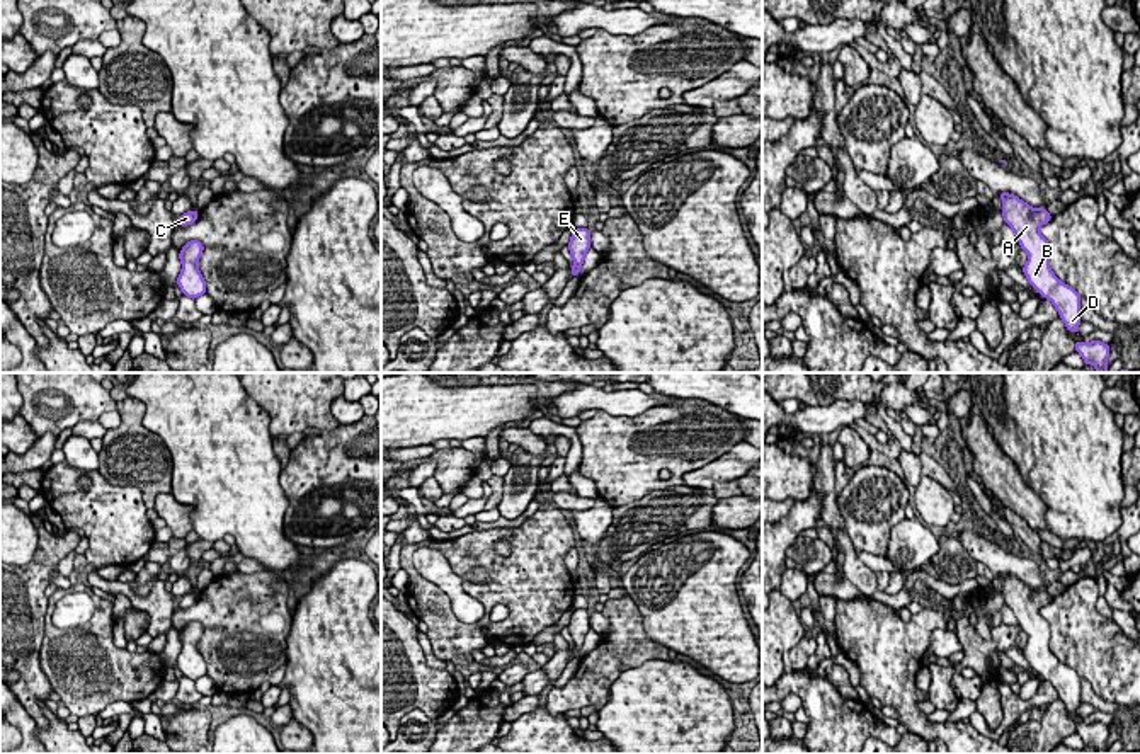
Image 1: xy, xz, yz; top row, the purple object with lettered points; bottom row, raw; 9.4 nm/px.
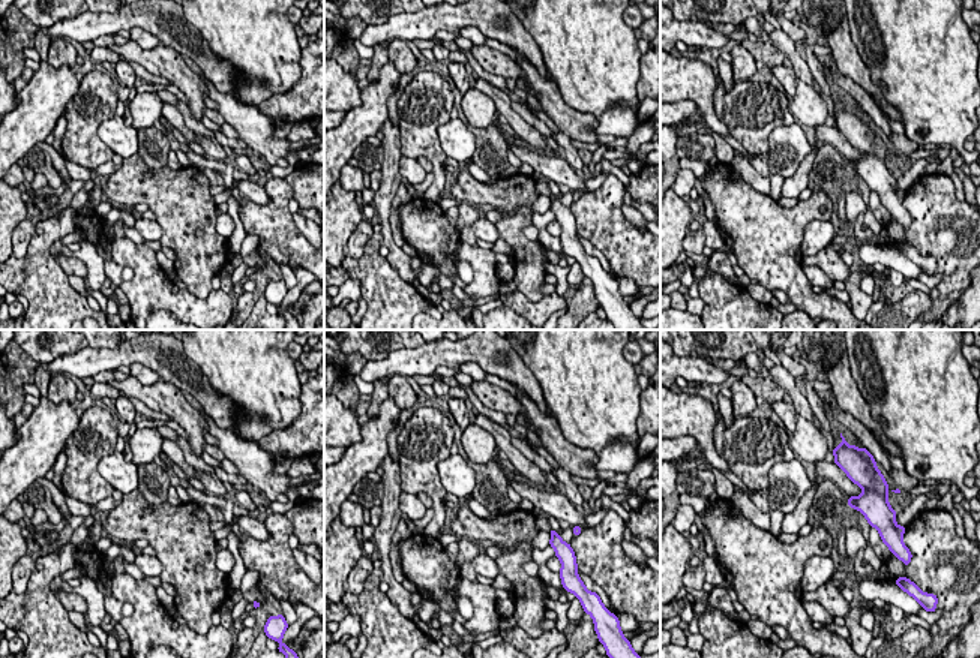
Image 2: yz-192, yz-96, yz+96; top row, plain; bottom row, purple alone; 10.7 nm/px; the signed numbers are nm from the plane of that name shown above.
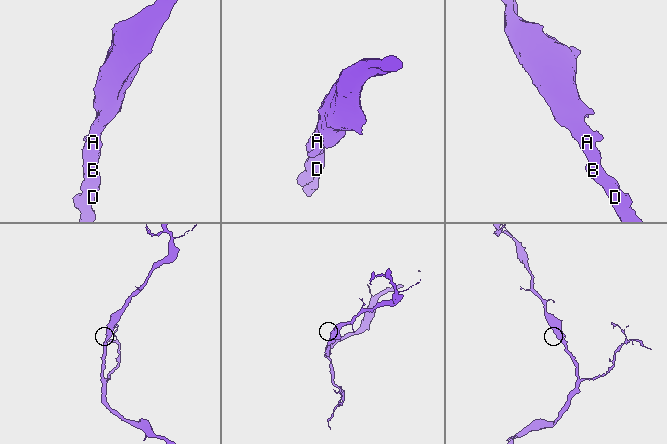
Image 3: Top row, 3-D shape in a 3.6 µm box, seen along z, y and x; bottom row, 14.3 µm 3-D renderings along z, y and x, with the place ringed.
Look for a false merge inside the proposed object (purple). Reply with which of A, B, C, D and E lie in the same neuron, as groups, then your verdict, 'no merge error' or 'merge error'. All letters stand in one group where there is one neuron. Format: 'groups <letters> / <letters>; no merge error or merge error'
groups A B C D E; no merge error

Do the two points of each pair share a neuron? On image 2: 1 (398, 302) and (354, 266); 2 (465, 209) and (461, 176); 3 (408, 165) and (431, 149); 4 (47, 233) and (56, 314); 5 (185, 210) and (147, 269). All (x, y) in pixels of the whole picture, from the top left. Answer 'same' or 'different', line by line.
1: same
2: different
3: different
4: same
5: different

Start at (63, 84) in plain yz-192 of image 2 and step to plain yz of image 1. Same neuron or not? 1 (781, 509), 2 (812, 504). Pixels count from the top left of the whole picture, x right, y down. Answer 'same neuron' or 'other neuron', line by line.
1: other neuron
2: same neuron

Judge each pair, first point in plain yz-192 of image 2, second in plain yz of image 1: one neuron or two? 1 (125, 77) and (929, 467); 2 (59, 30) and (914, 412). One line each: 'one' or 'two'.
1: two
2: two

